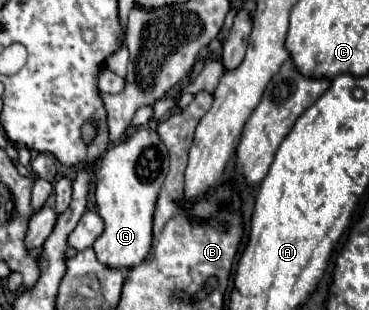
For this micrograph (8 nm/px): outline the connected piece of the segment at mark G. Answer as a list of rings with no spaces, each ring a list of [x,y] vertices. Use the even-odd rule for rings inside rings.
[[[137,129],[129,141],[109,145],[97,165],[95,199],[99,215],[105,221],[105,231],[93,243],[93,251],[109,269],[137,267],[151,249],[153,213],[157,195],[169,171],[169,155],[155,129]]]

